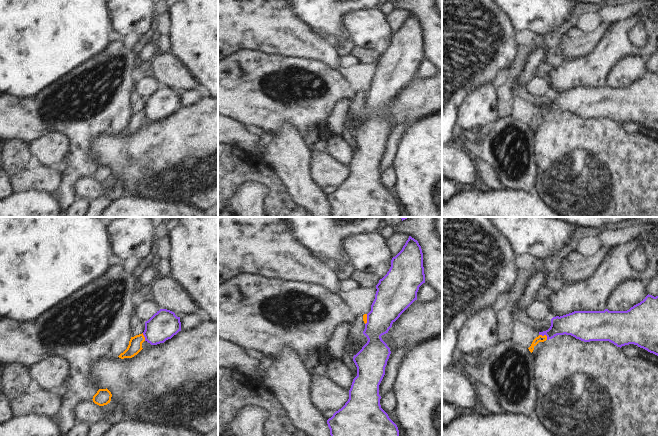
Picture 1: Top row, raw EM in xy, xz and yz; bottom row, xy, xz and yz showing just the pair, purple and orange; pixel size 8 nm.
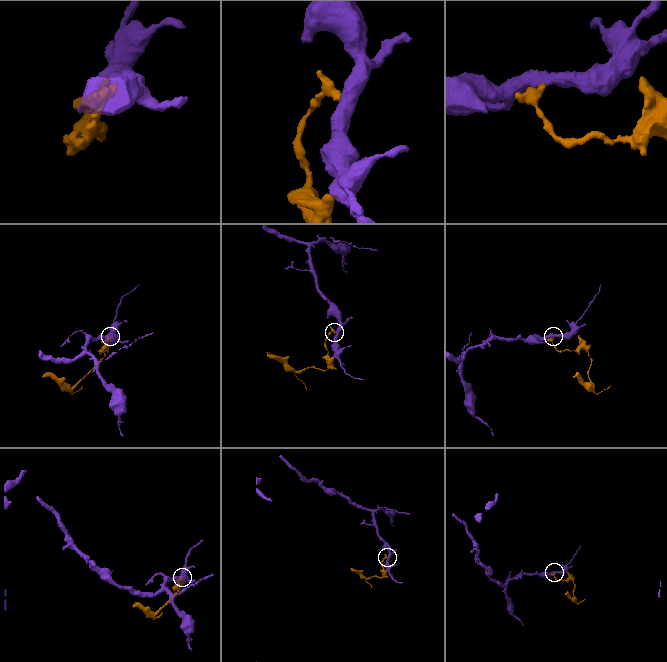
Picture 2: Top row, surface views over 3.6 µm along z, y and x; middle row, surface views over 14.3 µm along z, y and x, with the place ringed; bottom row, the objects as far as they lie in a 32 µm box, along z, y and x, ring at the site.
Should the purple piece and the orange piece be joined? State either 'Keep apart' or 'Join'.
Keep apart.

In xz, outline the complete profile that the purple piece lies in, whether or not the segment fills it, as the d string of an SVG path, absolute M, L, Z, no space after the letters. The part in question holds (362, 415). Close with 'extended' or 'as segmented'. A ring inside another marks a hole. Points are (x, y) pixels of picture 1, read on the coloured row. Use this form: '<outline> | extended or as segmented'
M409 236L402 250L392 258L387 274L376 285L375 299L371 311L367 314L367 323L363 331L368 341L353 357L357 376L349 390L349 399L327 420L331 436L399 436L397 425L380 405L379 385L391 354L390 348L381 336L388 333L392 324L417 300L417 292L423 283L425 274L422 249L418 241Z | as segmented

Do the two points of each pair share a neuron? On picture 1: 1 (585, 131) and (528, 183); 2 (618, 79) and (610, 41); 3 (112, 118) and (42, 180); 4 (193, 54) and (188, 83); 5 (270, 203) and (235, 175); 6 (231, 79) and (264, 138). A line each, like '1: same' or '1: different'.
1: different
2: different
3: different
4: different
5: same
6: different

